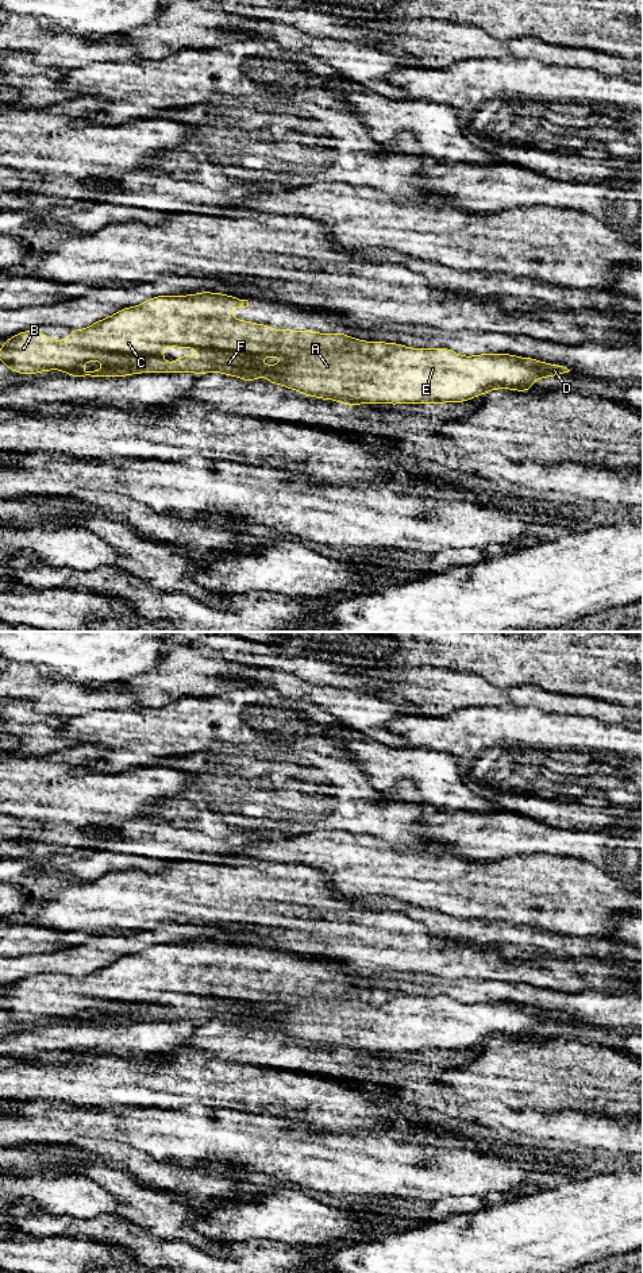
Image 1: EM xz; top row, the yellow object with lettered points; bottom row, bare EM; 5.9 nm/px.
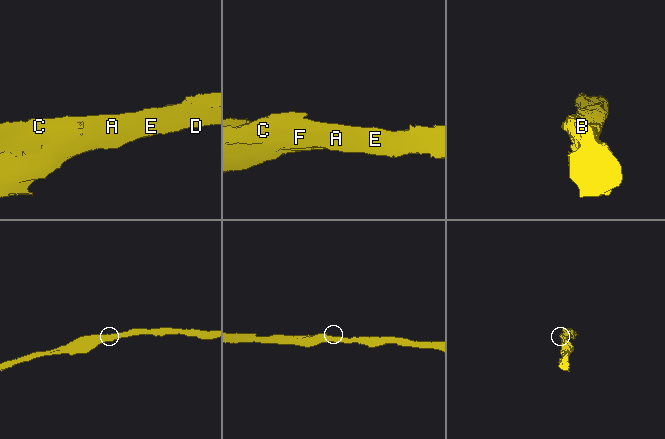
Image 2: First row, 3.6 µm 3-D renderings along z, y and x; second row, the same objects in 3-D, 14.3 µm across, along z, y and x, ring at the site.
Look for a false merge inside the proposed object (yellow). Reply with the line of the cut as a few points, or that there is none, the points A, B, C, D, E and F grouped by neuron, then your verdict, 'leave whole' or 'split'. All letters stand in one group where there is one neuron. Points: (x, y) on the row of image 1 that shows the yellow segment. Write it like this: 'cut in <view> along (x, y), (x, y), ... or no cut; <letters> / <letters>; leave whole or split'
no cut; A B C D E F; leave whole

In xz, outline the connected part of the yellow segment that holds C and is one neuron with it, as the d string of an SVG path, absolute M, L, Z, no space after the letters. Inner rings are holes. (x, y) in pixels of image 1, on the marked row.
M201 292L188 296L158 296L146 302L123 308L115 315L97 320L85 329L70 329L70 336L55 342L41 331L24 331L9 337L0 348L0 360L12 371L20 374L36 374L49 370L61 370L68 377L127 377L139 373L180 373L207 374L217 371L220 374L236 377L253 382L255 378L266 377L272 385L282 383L282 387L299 390L301 394L323 400L335 400L343 405L359 404L442 404L463 402L477 396L486 394L496 389L512 389L516 391L532 390L531 383L544 377L557 377L569 373L561 364L544 363L532 358L519 358L511 354L481 354L463 356L448 348L409 348L396 343L363 342L355 337L338 333L319 333L311 331L272 329L269 325L242 321L231 317L231 309L249 306L247 300L238 297ZM166 347L192 347L203 352L195 358L184 355L174 359L172 364L161 356ZM259 356L282 356L286 362L267 366L258 362ZM100 360L108 366L84 371L80 366L84 362Z

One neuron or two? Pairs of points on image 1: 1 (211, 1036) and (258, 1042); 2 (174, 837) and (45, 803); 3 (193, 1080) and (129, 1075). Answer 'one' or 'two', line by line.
1: one
2: two
3: one

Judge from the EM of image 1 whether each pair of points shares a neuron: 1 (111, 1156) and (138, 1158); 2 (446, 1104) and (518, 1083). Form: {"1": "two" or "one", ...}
{"1": "one", "2": "two"}

